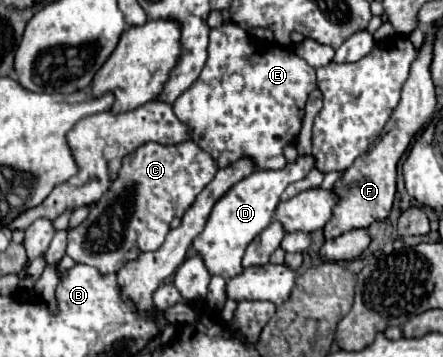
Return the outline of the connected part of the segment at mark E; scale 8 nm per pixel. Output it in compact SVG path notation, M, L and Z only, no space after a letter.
M224 22L220 28L210 32L208 60L198 80L178 96L172 108L178 120L190 128L192 142L208 152L218 168L226 168L240 158L250 158L256 170L280 170L286 166L284 146L296 142L302 128L308 94L316 88L316 84L316 70L304 58L294 54L294 50L258 42L238 24Z

